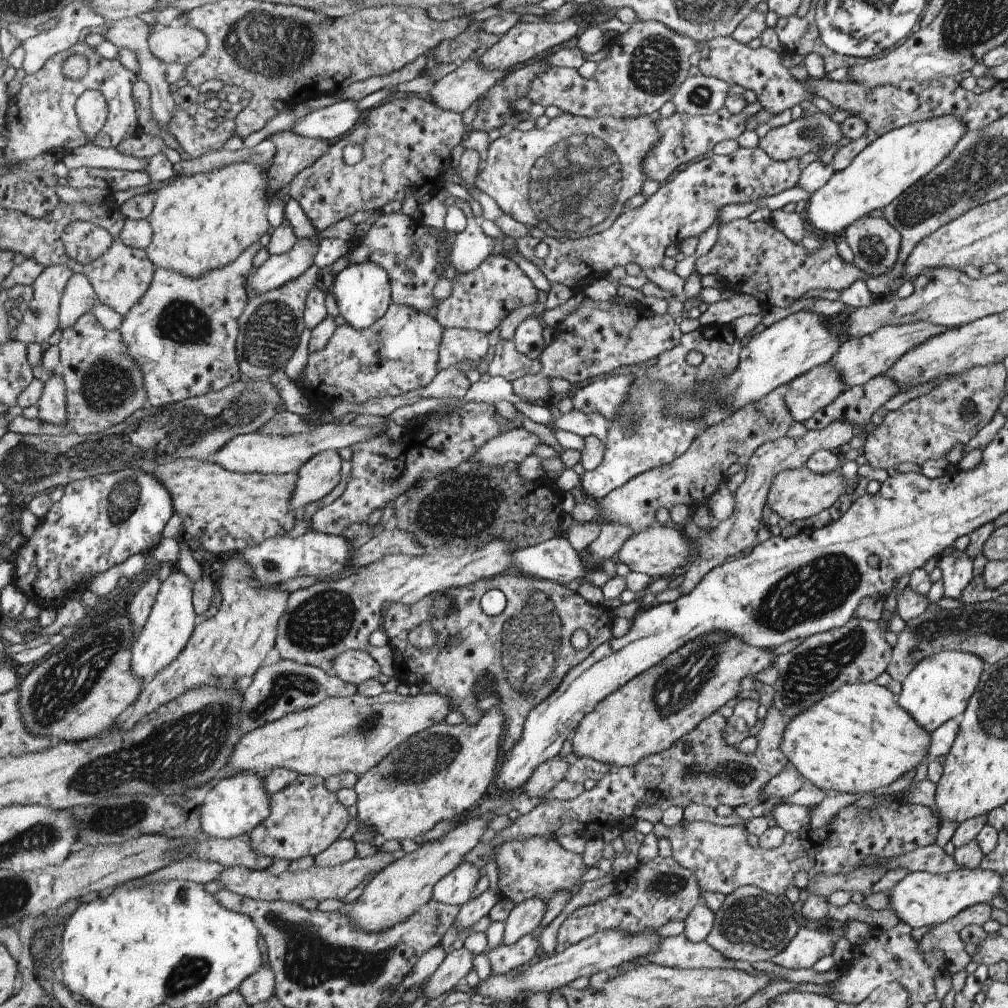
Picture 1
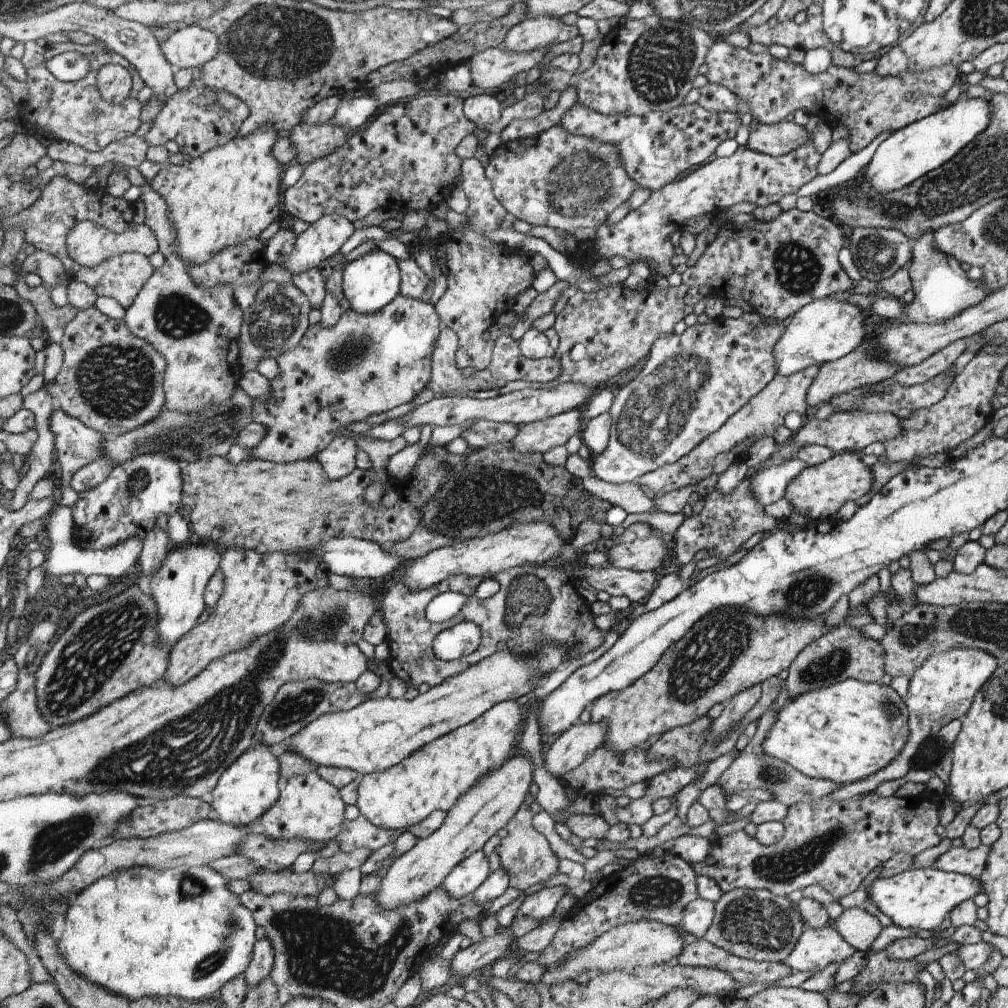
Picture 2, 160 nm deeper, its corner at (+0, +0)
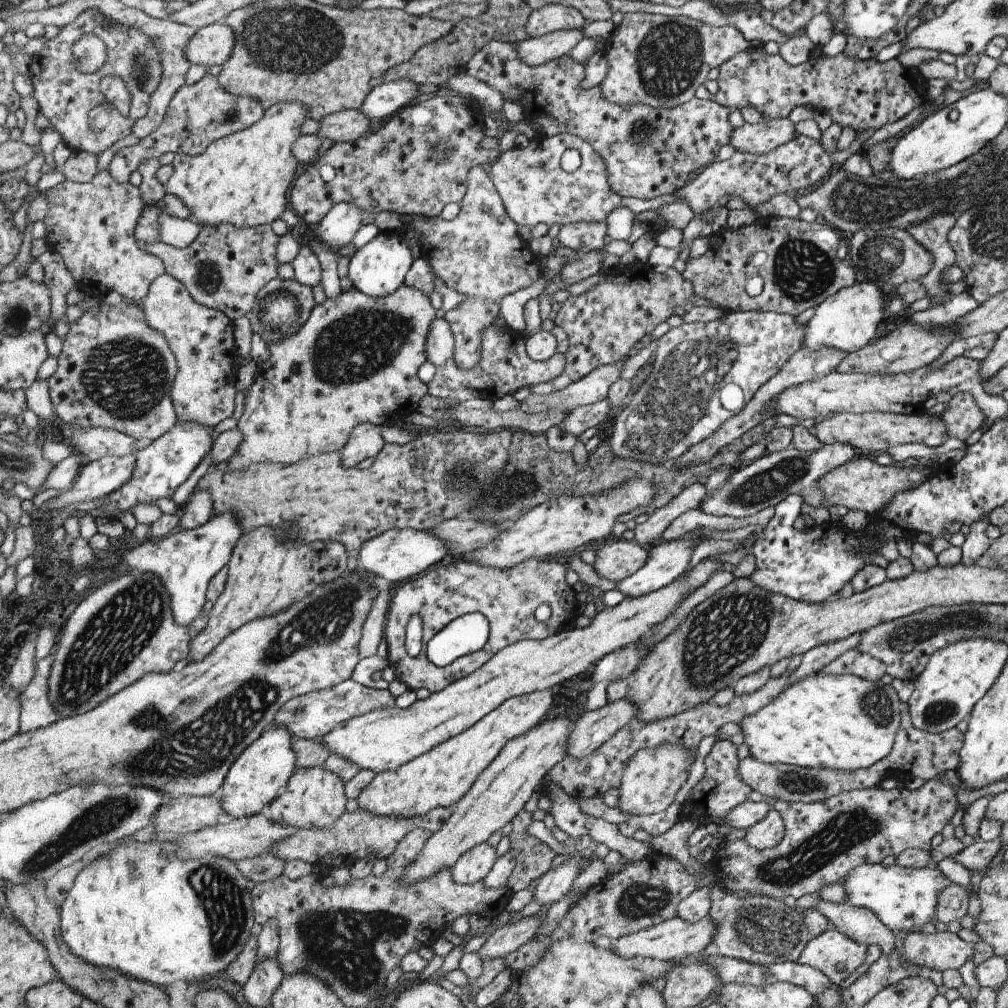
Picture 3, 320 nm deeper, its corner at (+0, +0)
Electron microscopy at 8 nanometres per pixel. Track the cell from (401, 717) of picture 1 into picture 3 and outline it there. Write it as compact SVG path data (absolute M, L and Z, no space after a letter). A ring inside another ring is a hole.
M701 560L681 578L658 590L637 598L624 597L616 606L603 608L585 628L561 629L545 639L526 639L509 644L495 652L480 668L457 678L443 690L429 694L425 700L415 700L407 708L381 708L355 716L325 734L320 739L321 744L325 744L331 754L355 762L360 769L383 773L402 767L470 728L505 700L565 682L617 648L637 642L657 624L663 623L683 598L703 586L717 570L722 570L719 560Z

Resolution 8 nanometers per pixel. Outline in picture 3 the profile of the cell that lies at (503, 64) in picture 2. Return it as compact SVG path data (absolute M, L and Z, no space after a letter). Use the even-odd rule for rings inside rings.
M581 28L557 30L537 38L513 43L517 58L527 66L539 66L567 55L582 40Z

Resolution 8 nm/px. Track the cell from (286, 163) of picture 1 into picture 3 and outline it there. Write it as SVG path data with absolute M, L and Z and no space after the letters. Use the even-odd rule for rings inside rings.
M348 109L331 114L320 121L317 136L321 140L329 139L334 144L356 142L371 130L371 120L359 109Z

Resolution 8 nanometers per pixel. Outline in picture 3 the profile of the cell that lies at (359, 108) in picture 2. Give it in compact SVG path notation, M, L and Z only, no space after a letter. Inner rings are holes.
M411 80L386 81L371 91L371 95L359 109L373 120L383 120L395 114L396 110L413 104L418 96L418 84Z

